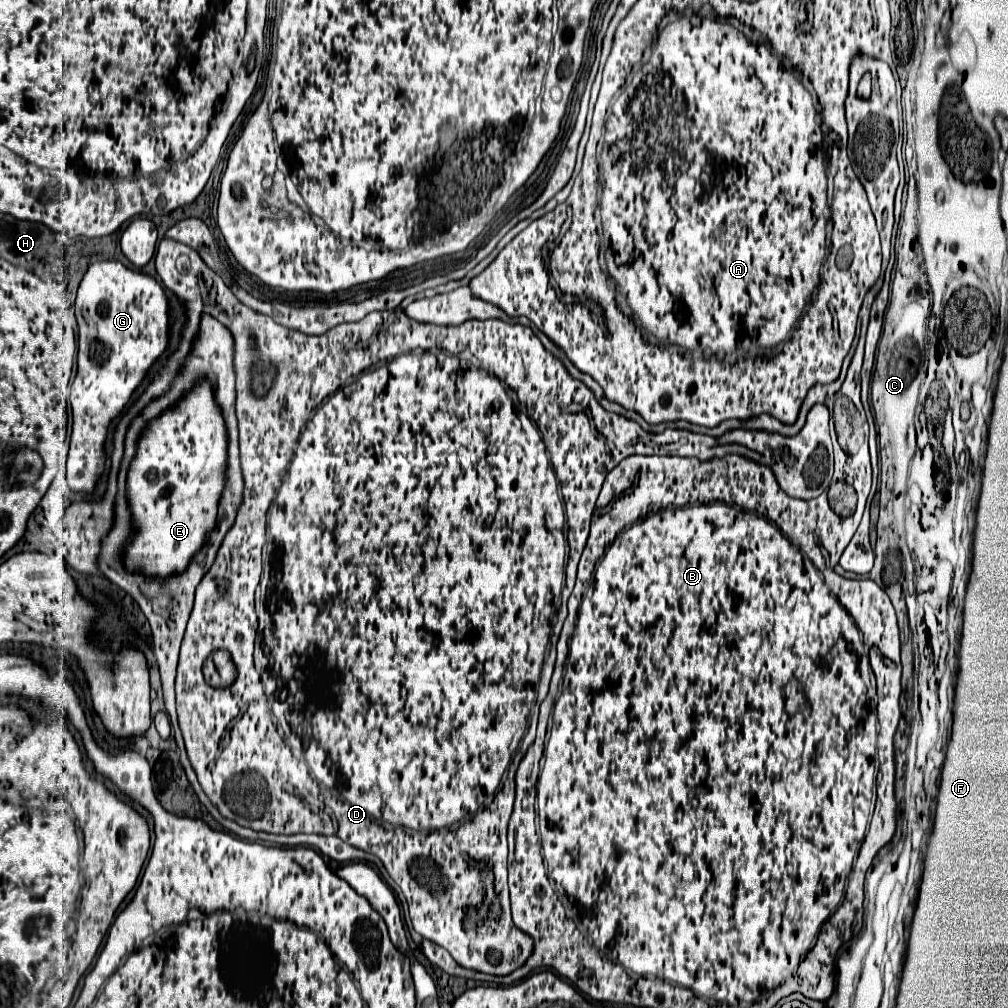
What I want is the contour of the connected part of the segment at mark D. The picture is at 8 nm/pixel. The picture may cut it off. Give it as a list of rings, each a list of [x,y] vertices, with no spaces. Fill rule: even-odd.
[[[164,237],[162,241],[160,241],[160,245],[158,245],[158,253],[156,253],[156,271],[158,271],[158,275],[160,275],[160,279],[162,279],[162,285],[166,287],[166,289],[170,289],[172,293],[176,293],[180,299],[184,299],[186,301],[186,317],[188,317],[188,321],[186,321],[186,327],[184,327],[184,333],[182,333],[182,341],[180,343],[188,343],[188,347],[186,347],[186,355],[190,353],[190,347],[192,347],[192,343],[194,343],[194,339],[196,339],[196,335],[198,335],[198,325],[200,325],[200,315],[210,315],[210,317],[216,317],[220,323],[224,323],[228,329],[230,329],[230,333],[232,333],[232,337],[234,337],[234,371],[236,371],[236,417],[238,417],[238,431],[240,431],[240,467],[242,467],[242,477],[244,477],[244,491],[242,491],[242,505],[240,505],[240,509],[238,509],[238,515],[236,515],[236,521],[234,521],[234,525],[230,527],[230,531],[226,533],[226,537],[224,537],[224,541],[222,541],[222,545],[220,545],[220,549],[218,549],[218,553],[216,553],[216,559],[214,559],[214,565],[206,571],[206,577],[202,577],[202,581],[200,581],[200,585],[196,587],[196,603],[194,603],[194,609],[192,609],[192,615],[190,615],[190,621],[188,621],[188,627],[186,627],[186,635],[184,635],[184,641],[182,641],[182,651],[180,651],[180,663],[178,663],[178,677],[176,677],[176,709],[178,709],[178,723],[180,723],[180,729],[182,729],[182,735],[184,735],[184,743],[186,743],[186,751],[188,751],[188,757],[190,757],[190,763],[192,763],[192,767],[194,767],[194,771],[196,771],[196,775],[198,775],[198,781],[200,781],[200,785],[202,785],[202,789],[206,791],[206,795],[212,799],[212,803],[220,809],[220,813],[224,815],[224,817],[228,817],[228,819],[232,819],[232,821],[236,821],[238,825],[248,825],[248,827],[252,827],[254,831],[266,831],[266,833],[276,833],[276,835],[296,835],[296,833],[320,833],[320,835],[338,835],[342,841],[346,841],[346,843],[350,843],[350,845],[354,845],[354,847],[360,847],[362,851],[366,851],[366,853],[374,853],[382,863],[384,863],[384,867],[386,867],[386,871],[390,873],[390,877],[398,883],[398,887],[402,889],[402,893],[406,895],[406,899],[408,899],[408,905],[410,905],[410,919],[412,919],[412,925],[414,925],[414,929],[416,929],[416,933],[420,933],[422,937],[426,937],[426,939],[430,939],[430,941],[434,941],[434,943],[438,943],[440,947],[444,947],[452,957],[454,957],[454,961],[458,963],[458,965],[462,965],[462,967],[466,967],[466,969],[474,969],[474,971],[480,971],[480,973],[490,973],[490,975],[510,975],[512,971],[516,971],[518,967],[522,967],[526,961],[528,961],[528,957],[532,955],[532,951],[534,951],[534,939],[532,937],[528,937],[526,933],[522,933],[520,929],[516,929],[516,925],[512,923],[512,916],[511,916],[511,906],[510,906],[510,894],[509,894],[509,887],[508,887],[508,841],[507,841],[507,828],[508,828],[508,819],[510,819],[510,813],[513,811],[513,805],[515,800],[515,775],[516,771],[518,769],[518,766],[520,764],[520,761],[524,757],[526,751],[528,750],[528,747],[534,742],[535,736],[536,736],[536,730],[537,730],[537,724],[538,724],[538,711],[539,711],[539,705],[542,703],[542,701],[547,696],[549,685],[551,681],[551,677],[554,671],[554,665],[556,661],[556,644],[551,644],[550,642],[550,650],[548,653],[548,657],[546,658],[544,662],[544,655],[546,655],[546,649],[548,649],[548,641],[558,641],[563,623],[567,617],[568,609],[567,609],[567,602],[568,602],[568,595],[570,595],[570,591],[572,591],[572,587],[574,587],[574,579],[576,579],[576,567],[578,567],[578,561],[580,561],[580,555],[582,555],[582,549],[584,549],[584,545],[586,545],[586,539],[588,539],[588,529],[590,529],[590,517],[592,517],[592,511],[594,511],[594,503],[596,503],[596,499],[598,499],[598,493],[600,493],[602,489],[603,482],[606,478],[606,473],[608,471],[612,471],[622,459],[626,459],[628,455],[680,455],[680,457],[698,457],[698,459],[702,459],[702,461],[706,461],[706,459],[712,459],[712,457],[724,457],[726,453],[740,453],[740,455],[744,455],[744,457],[750,457],[750,459],[754,459],[754,461],[760,461],[760,463],[764,463],[764,465],[768,465],[772,471],[774,471],[774,475],[776,475],[776,479],[778,479],[778,483],[780,483],[780,487],[790,495],[790,497],[798,497],[798,499],[814,499],[814,497],[818,497],[822,491],[826,491],[828,489],[828,485],[830,485],[832,481],[832,474],[834,471],[834,457],[833,457],[833,450],[832,450],[832,441],[830,437],[830,427],[829,427],[829,421],[830,421],[830,412],[828,410],[828,407],[826,405],[814,405],[812,409],[810,409],[810,413],[808,413],[808,417],[806,417],[806,423],[804,423],[804,427],[800,429],[800,433],[798,435],[794,435],[794,437],[784,437],[784,435],[778,435],[778,433],[766,433],[766,431],[750,431],[750,429],[734,429],[734,431],[726,431],[722,437],[718,437],[718,439],[714,439],[714,437],[710,437],[710,435],[698,435],[698,433],[690,433],[690,431],[684,431],[684,429],[664,429],[662,433],[646,433],[636,421],[630,421],[630,419],[626,419],[626,417],[623,417],[621,415],[618,415],[616,413],[611,413],[606,411],[598,402],[596,397],[594,397],[594,393],[582,383],[582,381],[578,381],[578,379],[574,379],[570,373],[568,373],[568,369],[562,365],[562,361],[560,359],[556,359],[550,351],[546,351],[544,349],[544,345],[540,343],[540,339],[534,335],[534,331],[530,329],[530,327],[522,327],[522,325],[500,325],[500,323],[504,323],[504,321],[500,321],[500,319],[486,319],[486,321],[474,321],[474,325],[476,325],[476,331],[480,331],[480,327],[482,327],[482,333],[490,327],[490,331],[486,331],[484,333],[484,337],[482,337],[482,333],[474,333],[474,339],[476,341],[470,341],[468,345],[474,345],[474,349],[482,349],[482,357],[486,357],[486,361],[494,361],[494,369],[490,369],[490,373],[486,373],[486,369],[480,369],[478,365],[476,365],[476,361],[472,361],[472,359],[468,359],[468,361],[460,361],[460,353],[450,353],[450,349],[454,349],[454,345],[450,345],[450,341],[444,341],[442,343],[442,347],[438,345],[438,347],[430,347],[430,345],[424,345],[424,347],[428,347],[428,349],[424,349],[422,347],[422,341],[426,339],[426,335],[428,335],[428,339],[436,339],[436,335],[438,335],[438,327],[434,329],[434,335],[432,335],[432,327],[434,325],[430,325],[430,327],[426,327],[426,325],[422,325],[422,323],[416,323],[416,321],[410,321],[410,319],[406,319],[404,317],[404,311],[402,313],[396,313],[396,311],[380,311],[380,313],[370,313],[370,315],[366,315],[362,321],[358,321],[358,323],[342,323],[342,325],[336,325],[334,329],[330,329],[328,333],[324,333],[324,335],[306,335],[306,333],[300,333],[300,331],[294,331],[294,329],[288,329],[288,327],[284,327],[284,325],[278,325],[272,317],[268,317],[268,315],[260,315],[260,313],[256,313],[254,309],[250,309],[250,307],[246,307],[246,305],[242,305],[236,297],[234,297],[234,293],[228,289],[228,285],[222,281],[222,277],[218,275],[218,273],[214,273],[204,261],[202,261],[202,257],[194,251],[194,249],[190,249],[188,245],[182,245],[182,243],[178,243],[178,241],[174,241],[174,239],[168,239],[168,237]],[[494,327],[502,327],[504,331],[506,331],[506,345],[502,345],[502,341],[504,339],[500,339],[500,341],[496,341],[496,337],[492,335],[492,329]],[[410,335],[418,335],[414,341],[410,339],[408,343],[406,343],[406,339],[410,337]],[[260,367],[272,367],[276,373],[278,373],[278,377],[276,377],[276,381],[274,381],[274,385],[272,385],[272,389],[270,389],[270,393],[264,397],[264,399],[256,399],[252,393],[250,393],[250,375],[252,375],[252,371],[258,371]],[[506,387],[510,387],[512,391],[516,391],[516,395],[518,395],[518,403],[526,409],[526,411],[520,411],[520,409],[516,409],[514,407],[514,403],[512,403],[512,399],[510,399],[510,395],[508,395],[508,391],[506,391]],[[580,407],[587,407],[590,409],[590,411],[582,411]],[[748,433],[756,433],[756,439],[760,441],[760,443],[764,443],[762,445],[762,451],[752,451],[752,449],[748,449],[746,445],[740,445],[740,443],[724,443],[724,439],[736,439],[736,437],[744,437],[744,435],[748,435]],[[564,521],[568,523],[568,547],[570,547],[570,555],[568,555],[568,563],[566,563],[566,539],[564,539]],[[265,561],[270,565],[270,577],[264,577],[264,581],[260,583],[260,593],[258,593],[258,609],[270,609],[272,613],[266,613],[266,615],[262,615],[264,619],[260,619],[260,615],[258,615],[258,619],[256,619],[256,611],[254,611],[254,591],[256,591],[256,587],[258,587],[258,577],[261,577],[262,571],[265,567]],[[552,615],[556,616],[556,621],[552,625],[552,634],[550,637],[550,617]],[[256,629],[260,631],[260,629],[280,629],[280,631],[284,631],[284,641],[280,639],[280,647],[276,645],[276,641],[270,637],[268,639],[268,643],[262,639],[262,637],[258,637],[258,641],[256,641],[256,655],[262,655],[262,663],[258,663],[258,669],[254,667],[254,637],[256,637]],[[216,649],[224,649],[224,651],[228,651],[230,653],[230,657],[232,657],[232,661],[234,661],[234,665],[236,665],[236,679],[234,679],[234,683],[230,685],[230,687],[224,687],[222,691],[220,689],[216,689],[216,687],[210,687],[206,681],[204,681],[204,675],[202,675],[202,665],[204,665],[204,661],[208,659],[208,655],[210,653],[214,653]],[[258,685],[262,685],[262,689],[266,691],[266,693],[262,693],[262,697],[258,697],[258,701],[254,701],[254,697],[250,697],[250,693],[254,693],[254,689],[258,689]],[[506,769],[509,770],[507,773],[506,781],[503,785],[503,788],[501,788],[497,793],[496,789],[498,789],[498,785],[502,783],[502,777],[504,777],[504,773],[506,773]],[[466,857],[468,859],[472,859],[474,863],[480,863],[482,867],[490,867],[492,871],[494,871],[494,875],[496,875],[496,881],[494,881],[494,889],[496,889],[496,893],[500,895],[500,913],[492,913],[492,911],[488,911],[486,913],[486,917],[482,919],[482,921],[478,921],[474,927],[466,927],[464,925],[464,913],[466,913],[466,901],[464,901],[464,885],[484,885],[484,877],[482,877],[482,873],[476,869],[476,867],[472,867],[468,861],[466,861]]]

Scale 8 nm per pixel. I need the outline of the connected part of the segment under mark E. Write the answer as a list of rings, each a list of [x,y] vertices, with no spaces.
[[[200,383],[194,391],[180,401],[178,407],[168,409],[154,419],[138,441],[138,455],[134,457],[128,473],[128,499],[134,515],[138,535],[126,545],[126,567],[146,575],[158,573],[160,577],[182,573],[192,555],[204,545],[208,533],[216,525],[216,507],[224,487],[226,471],[226,427],[218,405],[214,403],[208,383]]]

